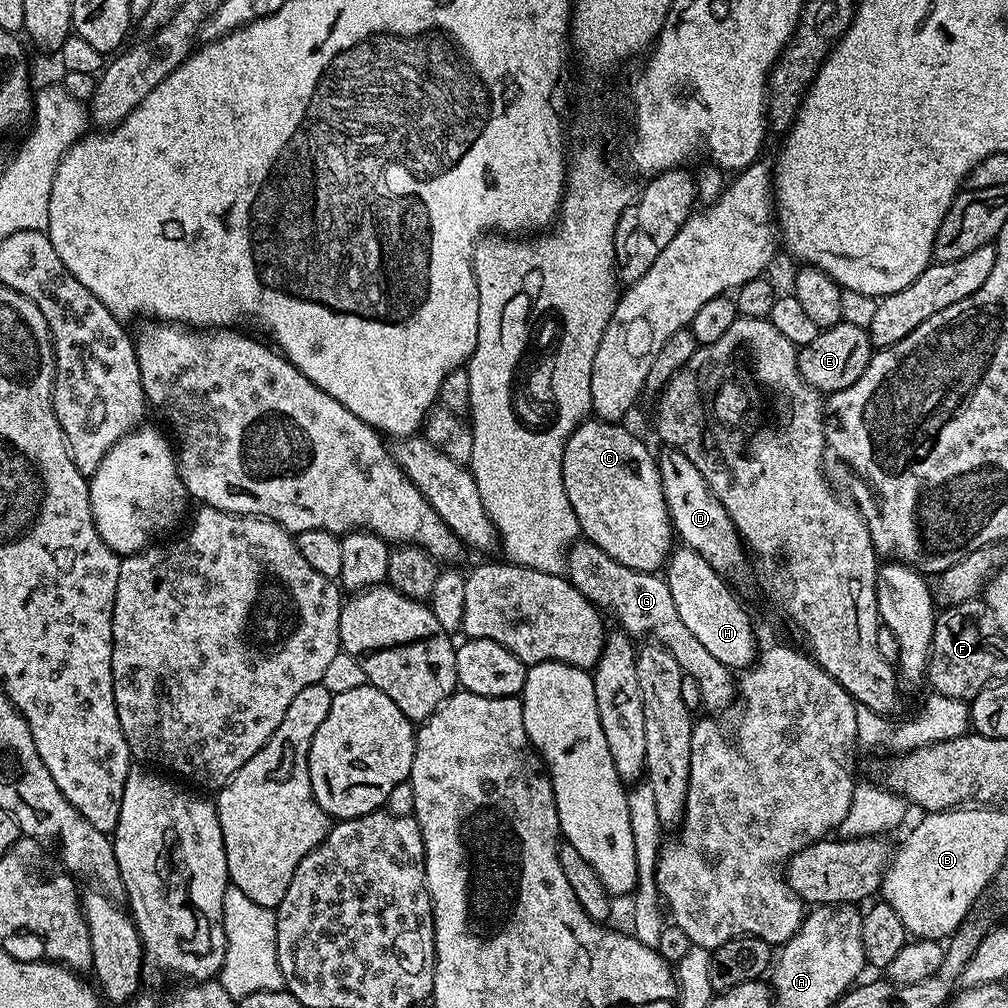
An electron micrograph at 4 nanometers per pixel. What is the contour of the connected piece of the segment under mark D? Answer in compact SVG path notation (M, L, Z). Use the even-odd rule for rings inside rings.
M665 447L663 451L659 453L656 466L662 478L662 490L675 535L679 539L681 536L684 539L681 541L687 547L702 554L702 558L706 558L706 562L710 562L716 572L729 574L742 571L746 549L730 514L726 514L726 506L718 502L718 498L708 488L706 478L702 478L698 466L694 466L686 454L670 447Z

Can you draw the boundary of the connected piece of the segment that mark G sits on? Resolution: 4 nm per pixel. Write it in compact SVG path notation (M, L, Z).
M587 538L577 539L576 543L568 550L568 562L566 565L567 579L571 580L572 585L601 610L616 612L616 620L621 629L633 638L639 636L651 637L657 644L663 644L664 648L674 654L678 666L684 675L690 678L698 678L698 686L702 689L702 705L707 708L728 708L738 696L738 680L734 675L733 669L727 668L718 658L714 658L706 651L706 646L694 638L694 633L682 622L682 617L678 615L678 610L674 607L674 597L670 594L670 586L663 575L651 572L635 572L630 566L622 566L610 554L606 554L596 544L590 543Z

